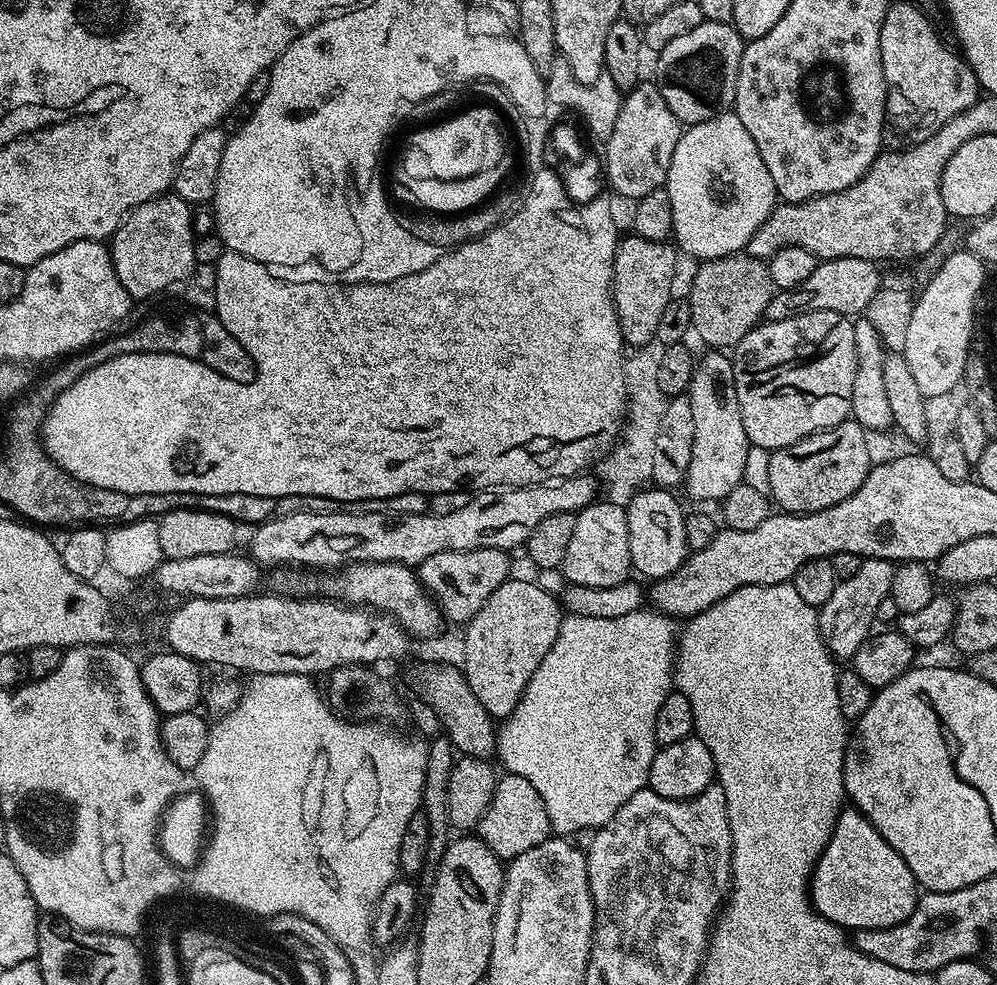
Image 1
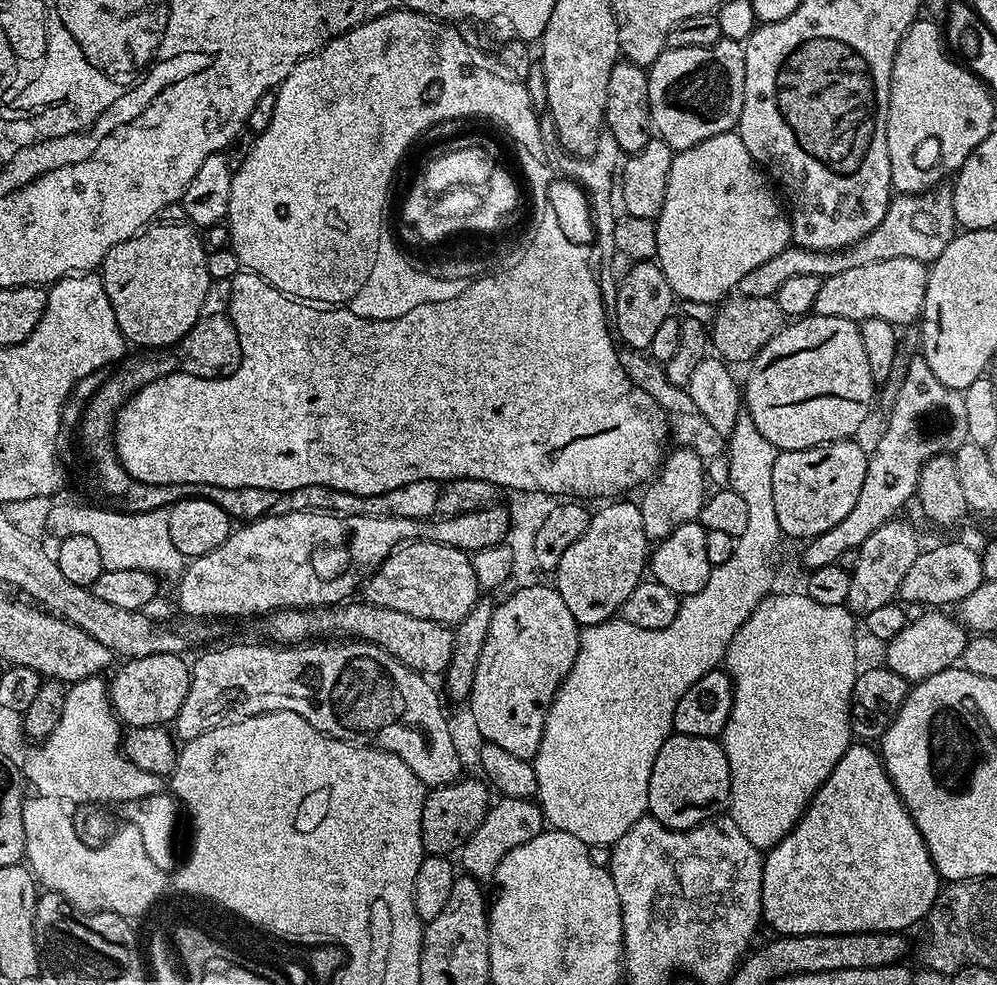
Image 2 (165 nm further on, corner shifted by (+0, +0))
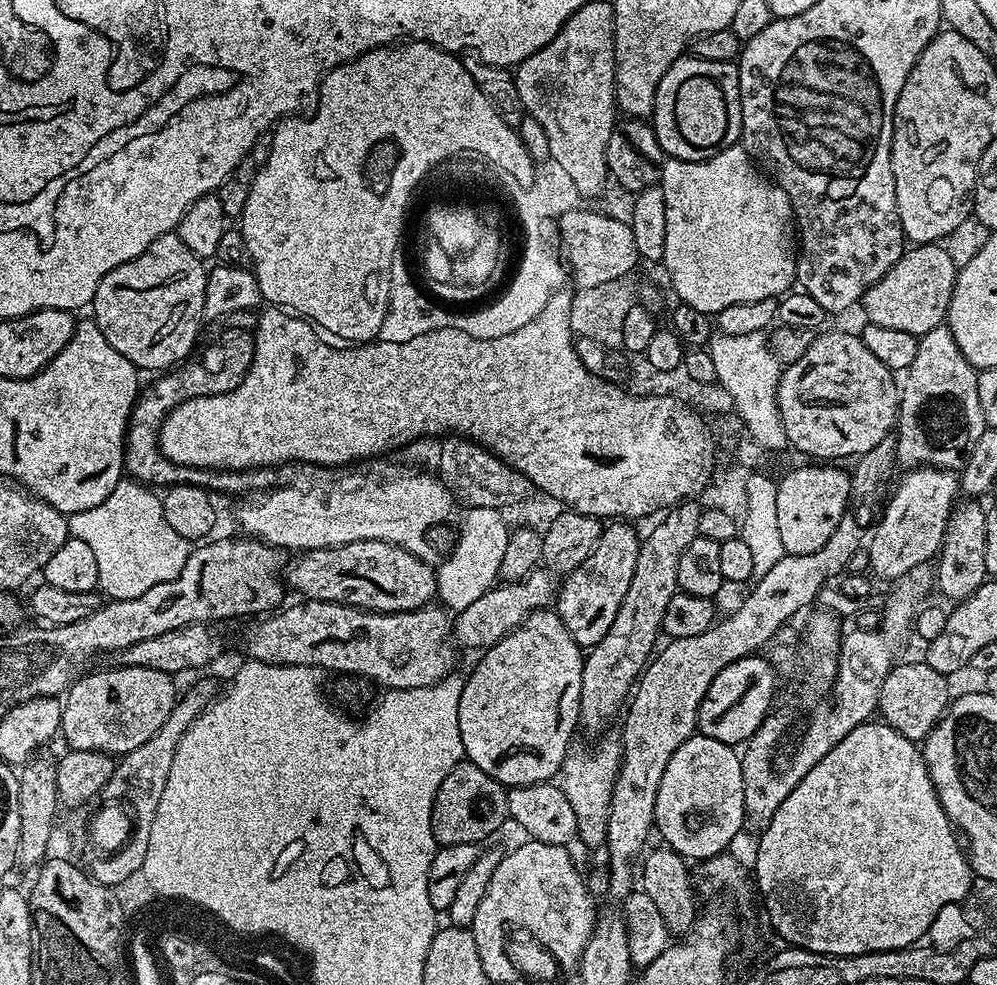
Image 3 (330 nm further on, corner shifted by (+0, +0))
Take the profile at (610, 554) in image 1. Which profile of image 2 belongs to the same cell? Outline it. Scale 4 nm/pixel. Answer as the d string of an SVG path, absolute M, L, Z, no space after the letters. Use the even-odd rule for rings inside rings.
M620 498L615 502L608 502L605 508L591 513L586 534L562 554L562 562L558 562L554 573L554 587L556 593L566 602L570 614L574 614L577 624L587 626L590 624L601 624L613 619L619 613L620 607L634 594L634 586L645 579L646 565L650 560L650 541L646 530L642 526L642 514L639 503L628 501L628 498Z

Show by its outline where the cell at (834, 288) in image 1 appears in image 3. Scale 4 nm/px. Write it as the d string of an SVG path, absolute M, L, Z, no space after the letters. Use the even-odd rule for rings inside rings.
M940 242L918 244L904 251L898 262L886 270L884 277L866 290L862 309L868 315L867 323L906 330L906 334L914 334L917 338L945 323L958 264L952 261L951 254L944 246Z

